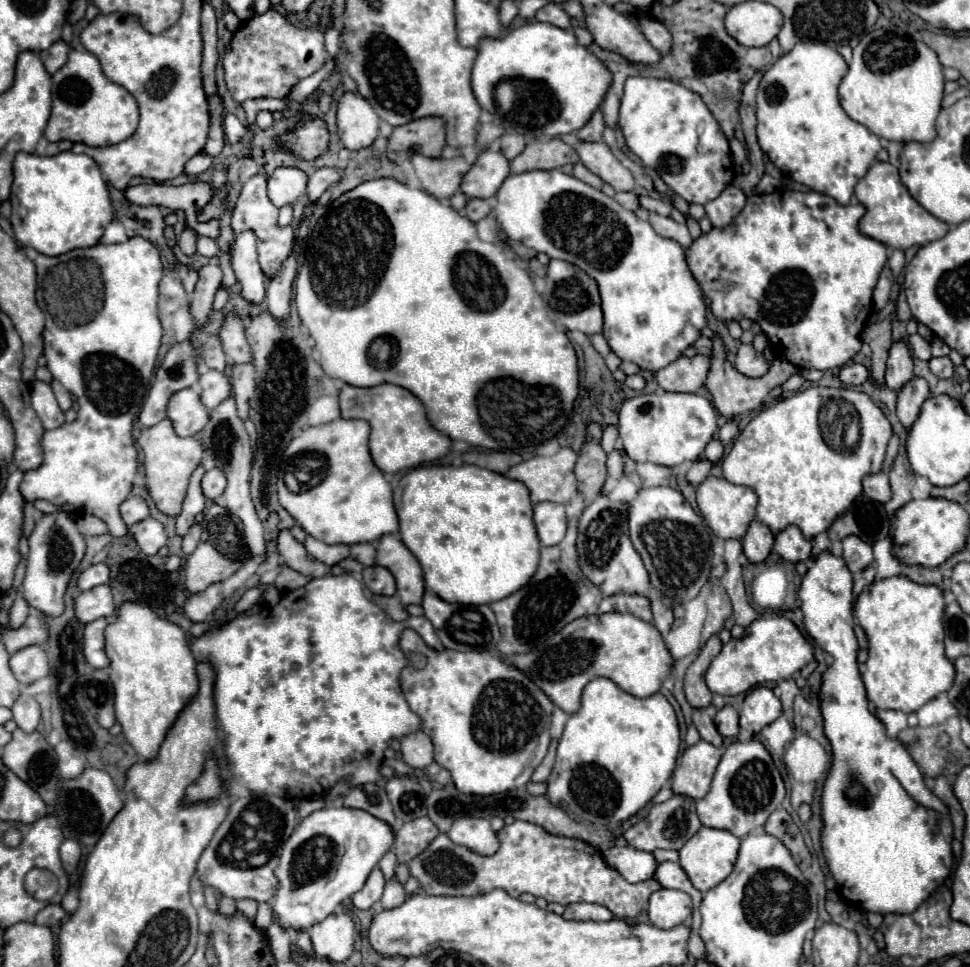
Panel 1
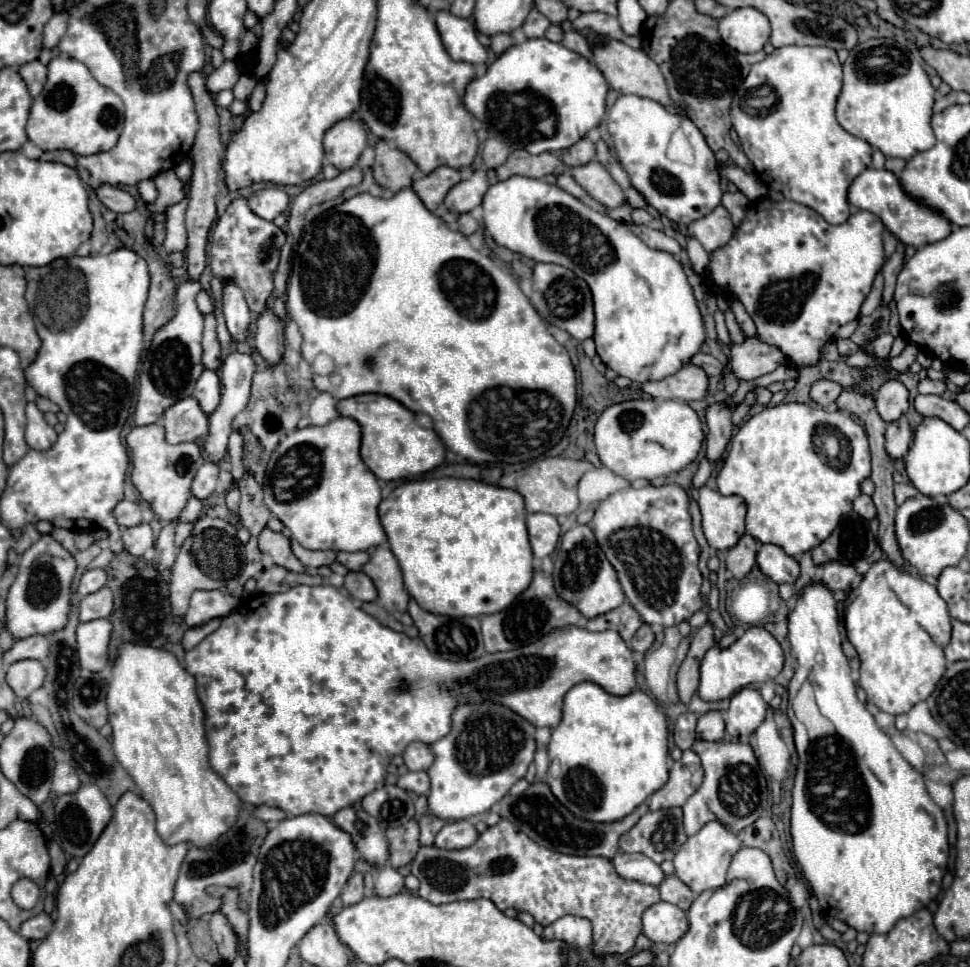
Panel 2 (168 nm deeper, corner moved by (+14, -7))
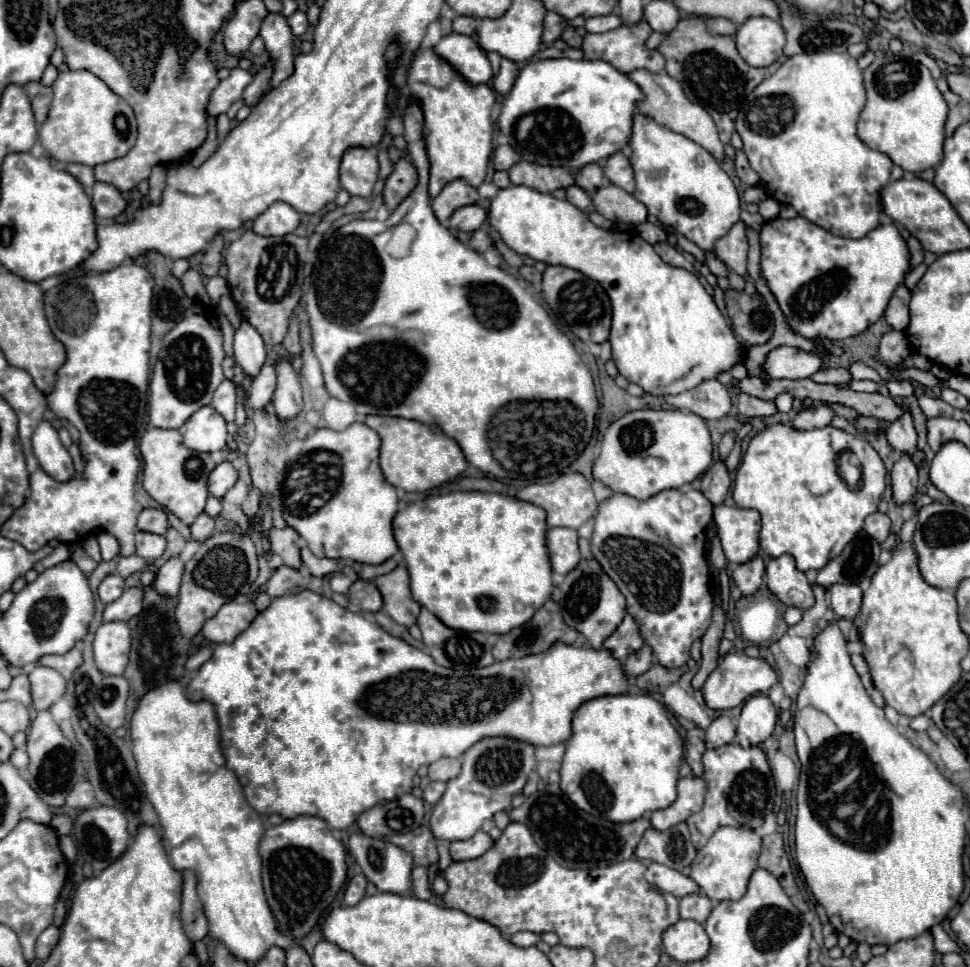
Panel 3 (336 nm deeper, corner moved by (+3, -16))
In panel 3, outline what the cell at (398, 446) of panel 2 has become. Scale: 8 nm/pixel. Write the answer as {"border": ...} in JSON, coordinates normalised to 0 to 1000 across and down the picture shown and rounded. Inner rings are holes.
{"border":[[[387,428],[378,430],[376,438],[385,443],[393,453],[391,482],[395,486],[397,496],[407,505],[415,505],[420,509],[438,509],[448,503],[455,503],[457,498],[469,496],[481,484],[481,476],[473,459],[457,447],[446,447],[436,436]]]}

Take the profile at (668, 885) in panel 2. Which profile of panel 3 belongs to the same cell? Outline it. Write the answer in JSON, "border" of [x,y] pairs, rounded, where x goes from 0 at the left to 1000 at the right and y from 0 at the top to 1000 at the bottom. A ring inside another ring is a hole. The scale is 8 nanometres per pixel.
{"border":[[[708,925],[700,931],[702,949],[712,949],[723,956],[729,951],[733,939],[735,939],[735,933],[727,925]]]}

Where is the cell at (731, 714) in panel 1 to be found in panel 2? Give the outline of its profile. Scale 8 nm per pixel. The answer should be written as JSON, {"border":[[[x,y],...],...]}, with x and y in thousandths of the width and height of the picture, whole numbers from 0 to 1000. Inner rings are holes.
{"border":[[[730,735],[720,741],[718,758],[726,766],[744,766],[746,764],[746,744],[742,735]]]}

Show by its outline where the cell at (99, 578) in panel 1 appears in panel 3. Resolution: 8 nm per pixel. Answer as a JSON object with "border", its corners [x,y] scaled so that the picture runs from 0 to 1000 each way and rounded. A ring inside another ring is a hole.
{"border":[[[112,594],[110,598],[104,600],[100,614],[106,625],[112,625],[112,623],[121,620],[127,614],[127,610],[129,610],[129,600],[123,594]]]}

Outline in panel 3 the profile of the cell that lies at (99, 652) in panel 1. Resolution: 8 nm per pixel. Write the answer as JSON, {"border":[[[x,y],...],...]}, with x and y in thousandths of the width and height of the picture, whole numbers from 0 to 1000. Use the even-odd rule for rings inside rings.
{"border":[[[110,643],[104,645],[96,662],[98,687],[106,697],[123,699],[127,697],[133,683],[135,656],[129,643]]]}

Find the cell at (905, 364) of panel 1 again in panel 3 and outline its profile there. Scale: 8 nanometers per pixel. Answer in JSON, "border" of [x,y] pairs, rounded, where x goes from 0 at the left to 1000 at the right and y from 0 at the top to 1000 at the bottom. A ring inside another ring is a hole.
{"border":[[[933,424],[929,432],[921,434],[914,445],[914,455],[919,459],[919,463],[925,469],[941,469],[943,467],[943,459],[945,459],[945,447],[941,441],[941,430],[939,424]]]}

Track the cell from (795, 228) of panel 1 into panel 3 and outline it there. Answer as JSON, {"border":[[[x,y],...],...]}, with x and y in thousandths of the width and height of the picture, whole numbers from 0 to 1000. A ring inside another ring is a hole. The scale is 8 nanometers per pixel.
{"border":[[[820,223],[820,225],[799,225],[799,228],[791,228],[785,236],[785,285],[787,290],[791,292],[793,300],[797,302],[797,306],[801,308],[803,312],[803,319],[805,323],[809,325],[809,331],[813,335],[813,339],[822,345],[826,345],[828,350],[832,352],[840,352],[840,350],[848,350],[848,352],[869,352],[869,350],[875,350],[875,347],[881,347],[890,341],[894,341],[900,333],[904,333],[910,323],[912,323],[912,316],[916,312],[916,306],[921,304],[921,300],[931,294],[933,290],[933,283],[935,283],[935,277],[937,277],[937,259],[935,259],[935,252],[933,248],[929,246],[927,238],[923,232],[908,232],[904,236],[900,236],[892,246],[886,246],[886,248],[879,248],[879,246],[869,246],[869,244],[861,244],[853,238],[848,238],[846,234],[838,232],[836,228],[828,225],[828,223]]]}

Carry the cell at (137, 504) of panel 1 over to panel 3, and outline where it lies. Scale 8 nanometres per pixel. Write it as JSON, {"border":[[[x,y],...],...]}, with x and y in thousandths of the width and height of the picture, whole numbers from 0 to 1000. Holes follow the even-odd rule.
{"border":[[[152,525],[143,532],[141,538],[141,548],[149,548],[149,550],[158,550],[158,552],[170,552],[172,550],[172,534],[168,527],[160,527],[160,525]]]}

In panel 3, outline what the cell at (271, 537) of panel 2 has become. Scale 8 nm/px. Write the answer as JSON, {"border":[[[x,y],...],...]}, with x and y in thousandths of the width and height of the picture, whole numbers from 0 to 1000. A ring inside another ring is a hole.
{"border":[[[281,546],[277,556],[279,556],[281,573],[290,575],[294,585],[304,587],[304,589],[308,589],[312,585],[310,575],[308,575],[308,565],[306,565],[308,554],[306,554],[306,550],[302,546],[292,546],[292,548]]]}

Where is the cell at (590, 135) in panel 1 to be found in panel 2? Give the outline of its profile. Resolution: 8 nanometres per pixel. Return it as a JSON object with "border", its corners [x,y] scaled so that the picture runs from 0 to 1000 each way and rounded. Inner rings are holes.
{"border":[[[600,144],[594,150],[590,150],[588,154],[584,154],[579,158],[579,166],[584,173],[596,173],[596,171],[604,171],[612,164],[612,148],[608,144]]]}

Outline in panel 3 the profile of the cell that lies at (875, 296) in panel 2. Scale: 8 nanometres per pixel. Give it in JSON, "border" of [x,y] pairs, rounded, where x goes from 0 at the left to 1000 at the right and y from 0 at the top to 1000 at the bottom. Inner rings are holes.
{"border":[[[929,294],[923,302],[921,302],[921,306],[919,306],[919,310],[916,310],[916,314],[914,314],[914,319],[912,319],[912,331],[923,339],[923,341],[933,341],[935,339],[935,335],[937,335],[937,319],[935,319],[935,314],[937,314],[937,300]]]}

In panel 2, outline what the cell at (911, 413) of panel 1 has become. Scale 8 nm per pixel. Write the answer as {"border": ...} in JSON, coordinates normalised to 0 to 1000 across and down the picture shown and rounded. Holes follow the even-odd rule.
{"border":[[[934,429],[913,440],[913,468],[918,475],[932,475],[940,460],[940,446]]]}

